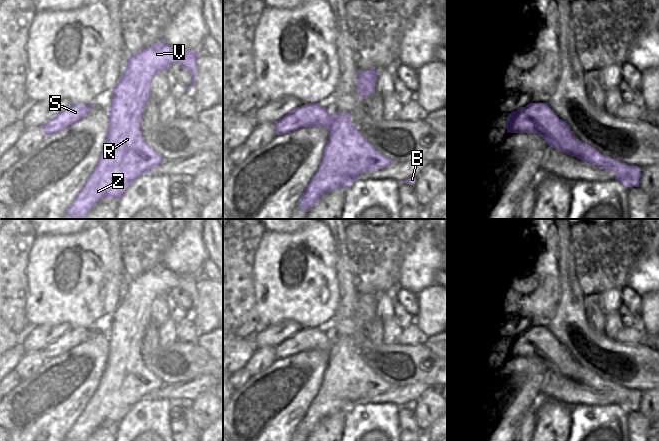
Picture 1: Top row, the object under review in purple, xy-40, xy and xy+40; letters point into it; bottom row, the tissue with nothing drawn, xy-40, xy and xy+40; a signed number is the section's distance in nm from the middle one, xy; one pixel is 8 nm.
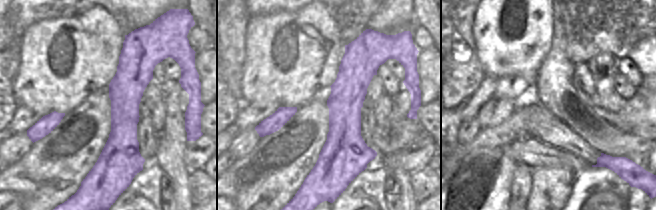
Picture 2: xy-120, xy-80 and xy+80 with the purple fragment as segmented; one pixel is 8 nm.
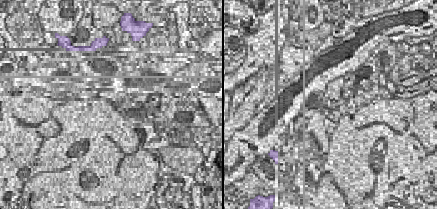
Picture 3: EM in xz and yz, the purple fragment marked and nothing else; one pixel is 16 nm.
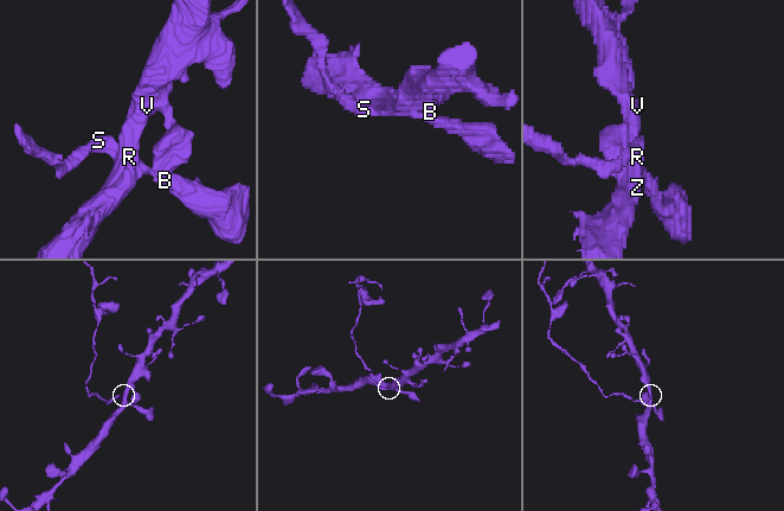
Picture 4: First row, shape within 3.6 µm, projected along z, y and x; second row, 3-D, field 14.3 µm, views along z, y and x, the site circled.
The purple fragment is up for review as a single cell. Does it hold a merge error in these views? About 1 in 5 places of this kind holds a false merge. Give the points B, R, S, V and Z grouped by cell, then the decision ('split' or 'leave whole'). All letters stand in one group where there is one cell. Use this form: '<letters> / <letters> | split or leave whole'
B R V Z / S | split

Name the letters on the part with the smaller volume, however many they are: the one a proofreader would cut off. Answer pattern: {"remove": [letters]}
{"remove": ["S"]}

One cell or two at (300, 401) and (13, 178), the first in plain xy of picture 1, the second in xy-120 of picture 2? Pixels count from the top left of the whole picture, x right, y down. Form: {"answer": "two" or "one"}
{"answer": "one"}

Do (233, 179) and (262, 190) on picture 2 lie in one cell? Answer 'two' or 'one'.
one

